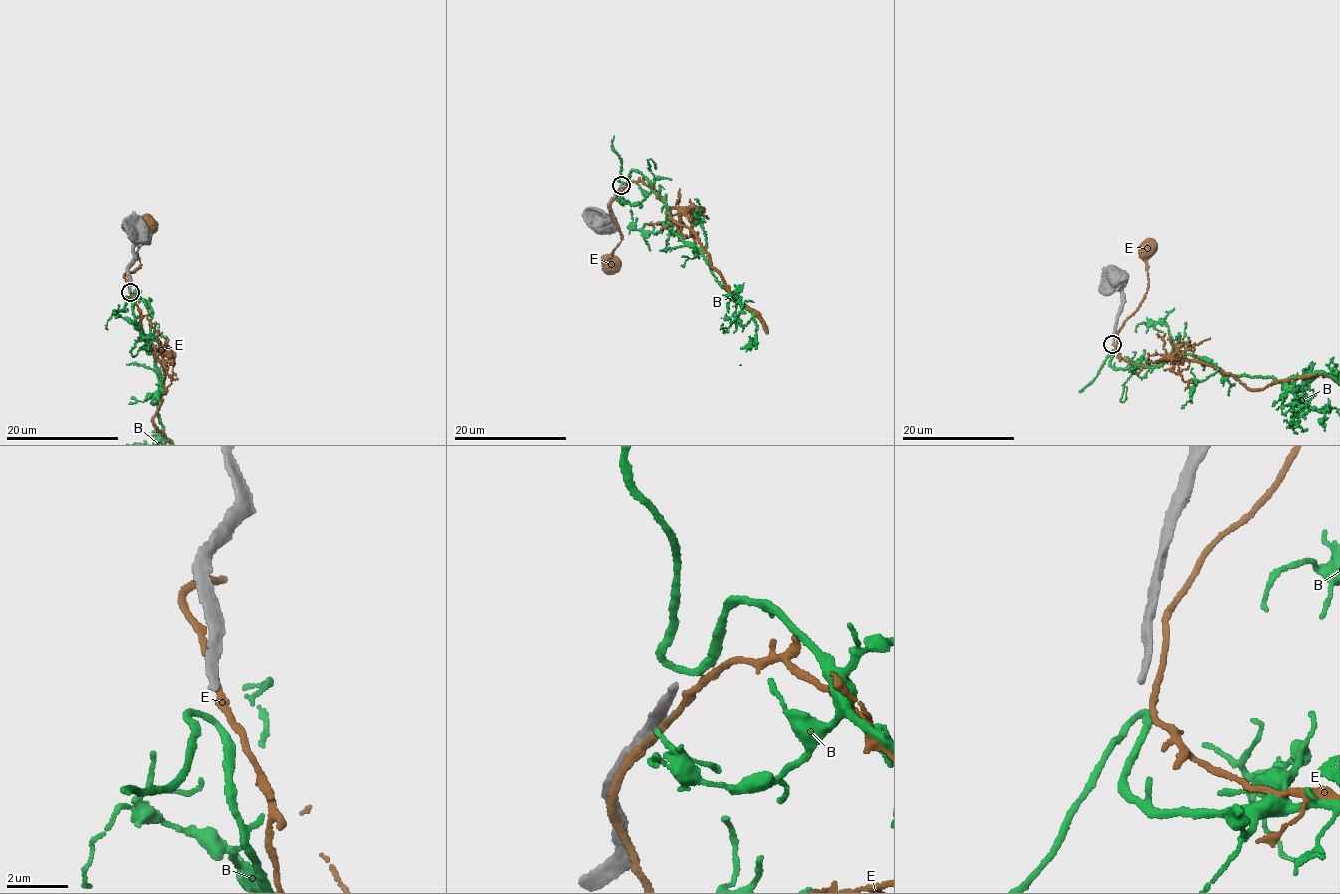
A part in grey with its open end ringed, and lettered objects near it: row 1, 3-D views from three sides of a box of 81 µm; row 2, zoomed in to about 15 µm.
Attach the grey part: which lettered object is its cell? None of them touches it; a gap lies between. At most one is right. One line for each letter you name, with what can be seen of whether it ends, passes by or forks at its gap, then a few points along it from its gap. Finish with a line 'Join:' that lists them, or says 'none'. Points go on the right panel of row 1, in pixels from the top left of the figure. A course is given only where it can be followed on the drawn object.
Join: none

